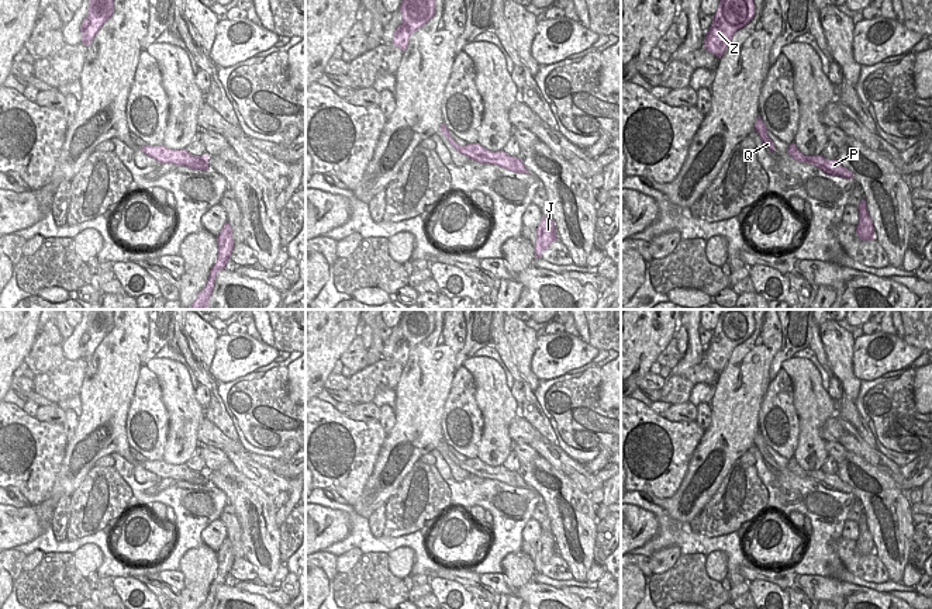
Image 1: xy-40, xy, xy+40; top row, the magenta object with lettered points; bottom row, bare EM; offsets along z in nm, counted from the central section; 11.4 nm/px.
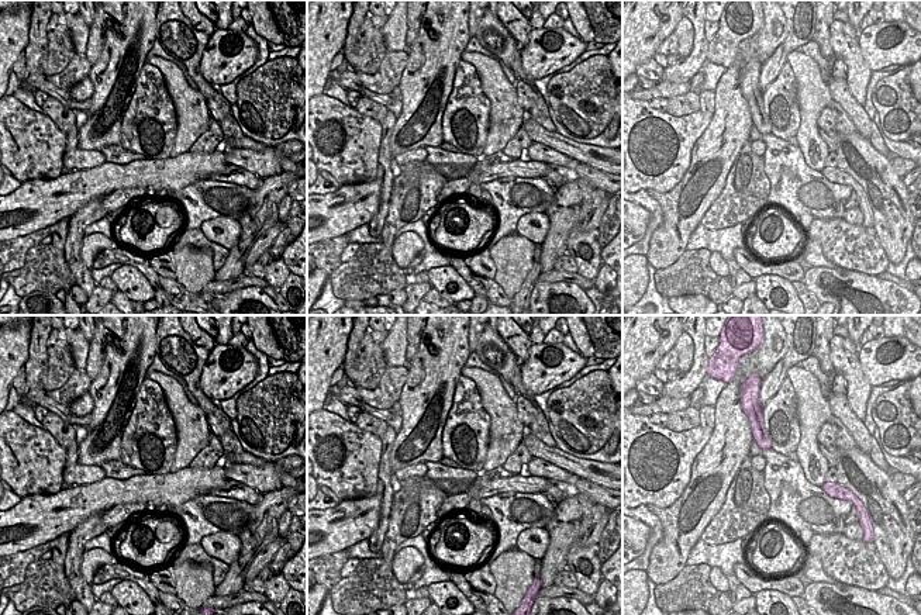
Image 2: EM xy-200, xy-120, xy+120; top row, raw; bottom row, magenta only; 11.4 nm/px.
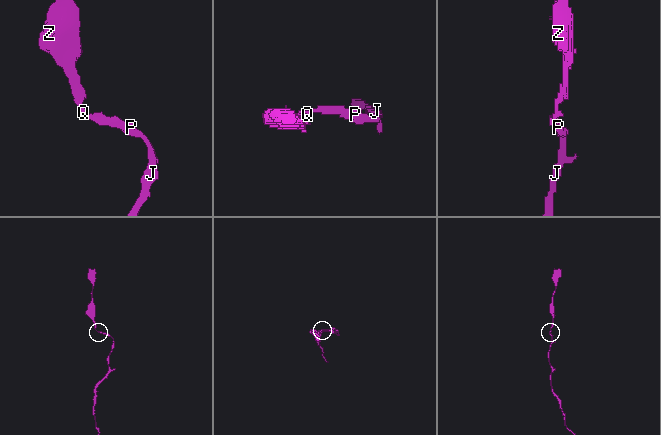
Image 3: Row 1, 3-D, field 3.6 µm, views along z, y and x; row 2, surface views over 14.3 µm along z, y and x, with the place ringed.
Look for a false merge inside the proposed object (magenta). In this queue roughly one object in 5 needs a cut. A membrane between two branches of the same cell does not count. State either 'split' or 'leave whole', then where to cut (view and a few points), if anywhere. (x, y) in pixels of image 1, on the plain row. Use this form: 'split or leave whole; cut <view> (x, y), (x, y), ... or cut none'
leave whole; cut none

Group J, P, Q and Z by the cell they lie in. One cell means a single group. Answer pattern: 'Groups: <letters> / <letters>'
Groups: J P Q Z

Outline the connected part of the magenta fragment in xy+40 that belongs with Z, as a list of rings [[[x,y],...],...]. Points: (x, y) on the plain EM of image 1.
[[[722,309],[705,347],[704,363],[721,373],[733,349],[743,343],[755,331],[753,309]]]

